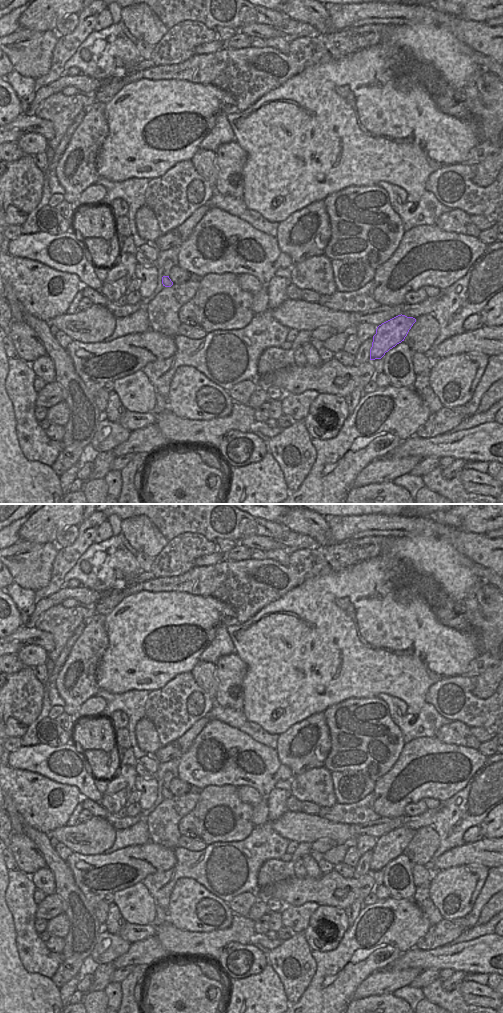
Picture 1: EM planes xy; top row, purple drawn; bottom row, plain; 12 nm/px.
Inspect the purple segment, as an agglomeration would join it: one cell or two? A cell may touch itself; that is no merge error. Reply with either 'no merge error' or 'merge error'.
merge error

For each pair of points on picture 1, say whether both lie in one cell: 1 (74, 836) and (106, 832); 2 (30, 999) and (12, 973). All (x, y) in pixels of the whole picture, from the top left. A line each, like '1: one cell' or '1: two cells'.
1: one cell
2: one cell

